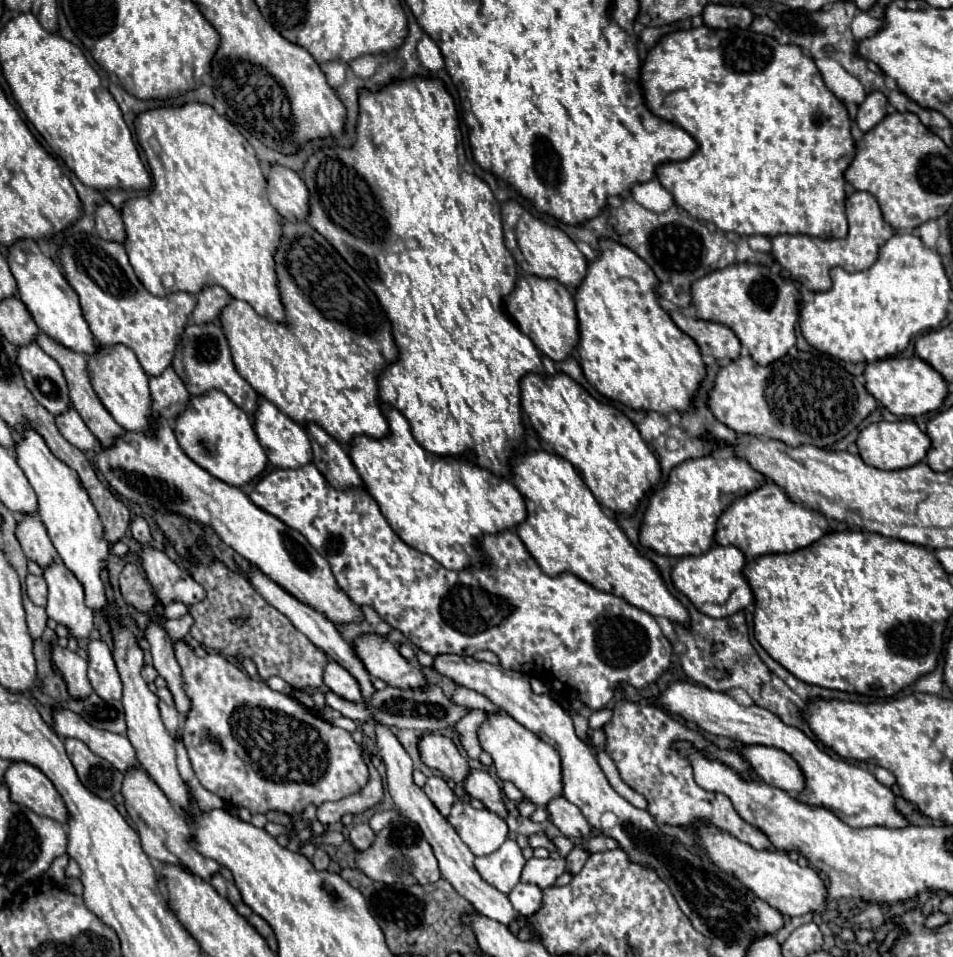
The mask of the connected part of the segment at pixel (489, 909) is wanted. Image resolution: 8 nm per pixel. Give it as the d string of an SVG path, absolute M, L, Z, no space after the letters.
M374 723L376 725L376 747L378 747L378 755L382 757L382 761L386 763L386 771L388 771L388 793L392 795L396 807L400 809L400 813L408 819L412 819L420 829L422 835L426 837L426 841L430 841L434 855L440 863L440 873L442 877L466 899L474 905L474 909L490 919L496 919L504 925L508 925L510 921L514 921L518 917L518 913L512 909L508 895L500 893L498 889L494 889L492 885L488 885L476 871L474 867L474 855L470 853L470 849L466 847L466 843L458 837L458 833L454 831L454 827L448 823L446 817L442 817L438 813L438 809L434 807L434 803L426 797L426 793L414 785L412 781L412 759L408 757L408 753L404 751L404 747L400 745L400 741L388 731L386 725L382 723Z

